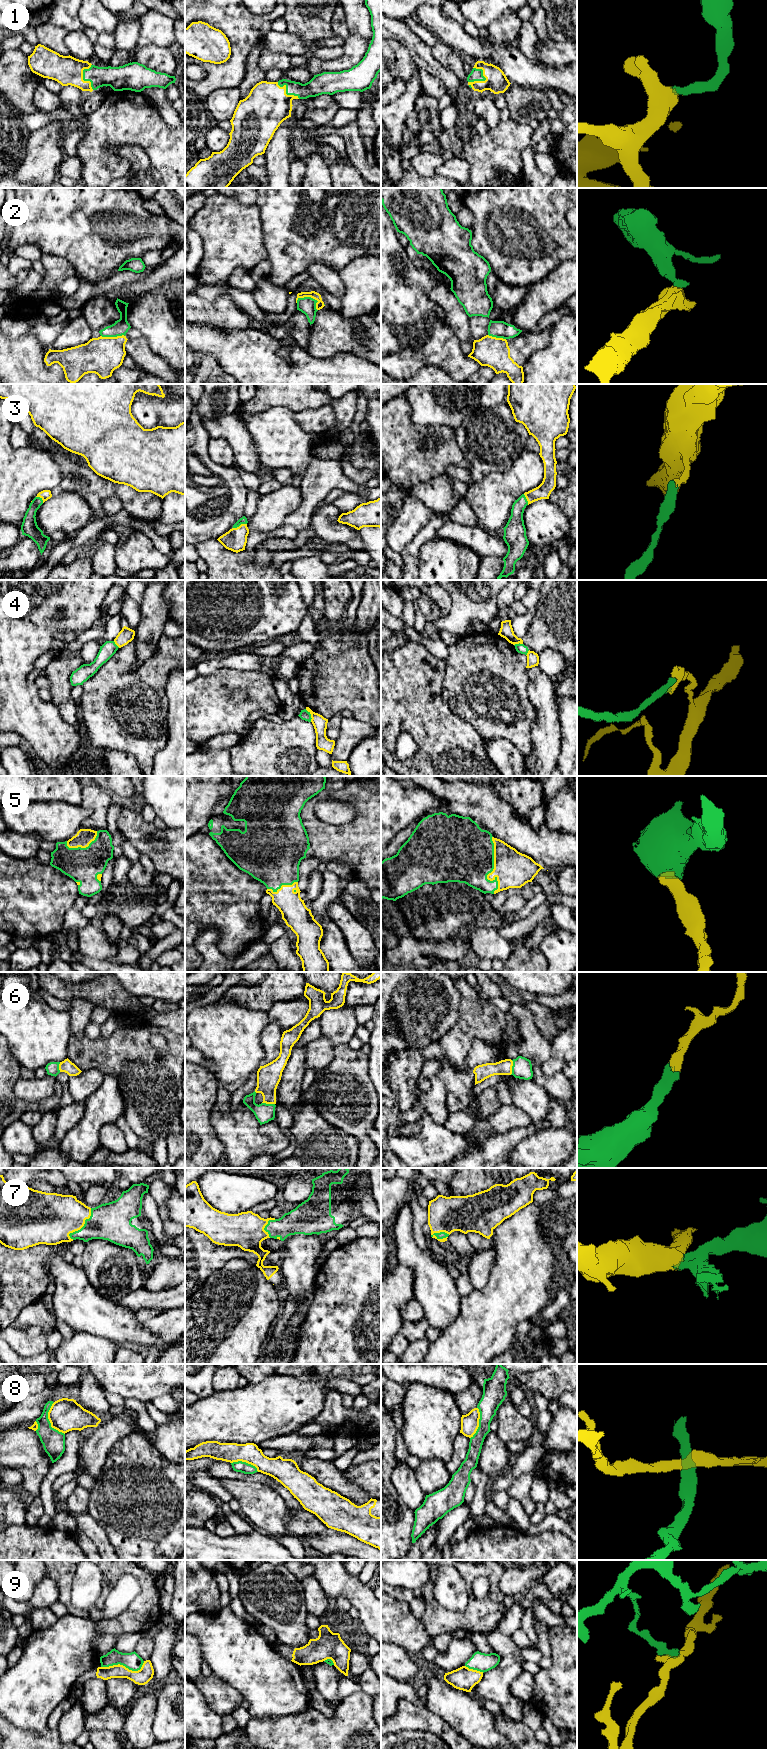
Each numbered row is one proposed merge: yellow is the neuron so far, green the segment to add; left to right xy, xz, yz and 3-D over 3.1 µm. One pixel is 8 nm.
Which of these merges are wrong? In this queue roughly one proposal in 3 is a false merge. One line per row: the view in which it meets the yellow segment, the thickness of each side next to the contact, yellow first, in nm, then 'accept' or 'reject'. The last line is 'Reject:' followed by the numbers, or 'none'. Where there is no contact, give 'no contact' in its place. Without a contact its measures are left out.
1: yz | 180/100 nm | accept
2: xz | 60/140 nm | reject
3: xz | 180/60 nm | accept
4: xz | 110/80 nm | reject
5: yz | 300/440 nm | accept
6: yz | 130/160 nm | accept
7: xy | 380/300 nm | accept
8: xy | 260/180 nm | reject
9: xy | 130/140 nm | reject
Reject: 2, 4, 8, 9

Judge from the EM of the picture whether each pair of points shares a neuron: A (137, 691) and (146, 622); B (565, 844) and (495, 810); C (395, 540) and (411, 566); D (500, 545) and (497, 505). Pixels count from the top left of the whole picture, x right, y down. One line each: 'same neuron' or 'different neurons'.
A: different neurons
B: same neuron
C: different neurons
D: different neurons

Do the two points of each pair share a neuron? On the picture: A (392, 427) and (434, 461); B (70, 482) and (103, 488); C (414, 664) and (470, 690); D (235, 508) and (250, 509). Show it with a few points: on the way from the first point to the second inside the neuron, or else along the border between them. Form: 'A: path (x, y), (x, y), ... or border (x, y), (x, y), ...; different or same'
A: path (402, 437), (418, 453), (424, 453); same
B: path (78, 482), (95, 484); same
C: border (446, 661), (442, 683), (442, 699), (444, 701); different
D: border (248, 491), (243, 515); different

